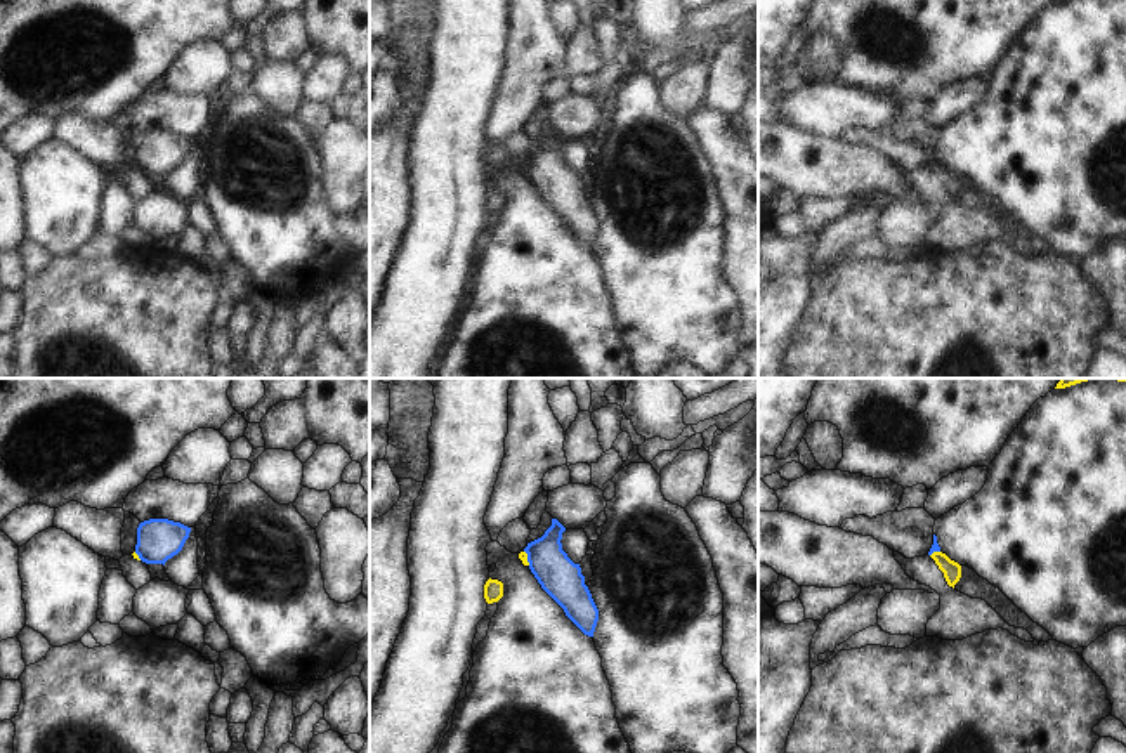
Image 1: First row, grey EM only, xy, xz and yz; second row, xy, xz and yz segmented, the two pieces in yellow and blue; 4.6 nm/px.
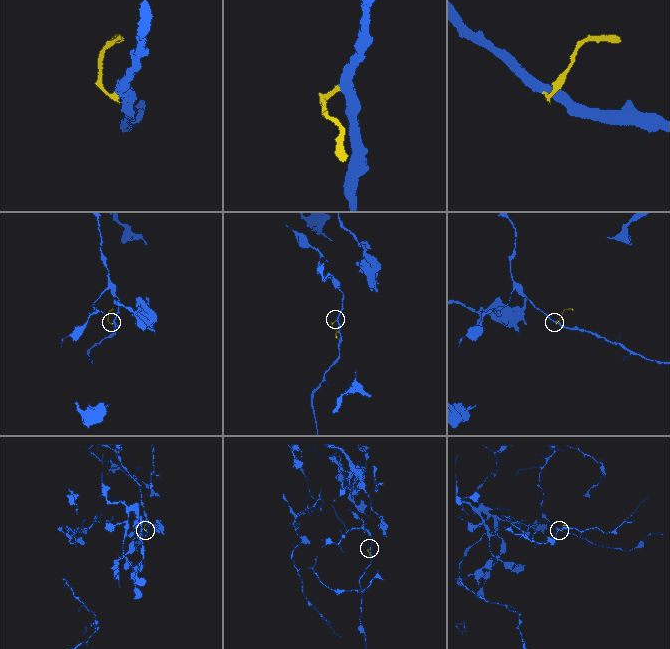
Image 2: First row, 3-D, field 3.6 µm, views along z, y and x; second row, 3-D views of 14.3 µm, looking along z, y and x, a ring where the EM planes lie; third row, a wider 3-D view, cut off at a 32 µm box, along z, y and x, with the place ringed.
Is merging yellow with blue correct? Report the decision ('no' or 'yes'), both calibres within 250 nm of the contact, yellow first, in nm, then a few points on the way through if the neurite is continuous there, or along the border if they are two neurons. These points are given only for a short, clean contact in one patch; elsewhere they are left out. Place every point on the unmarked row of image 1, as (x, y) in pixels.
no; 50 nm thick on the yellow side, 190 nm on the other; border along xz (524, 162), (530, 176)

